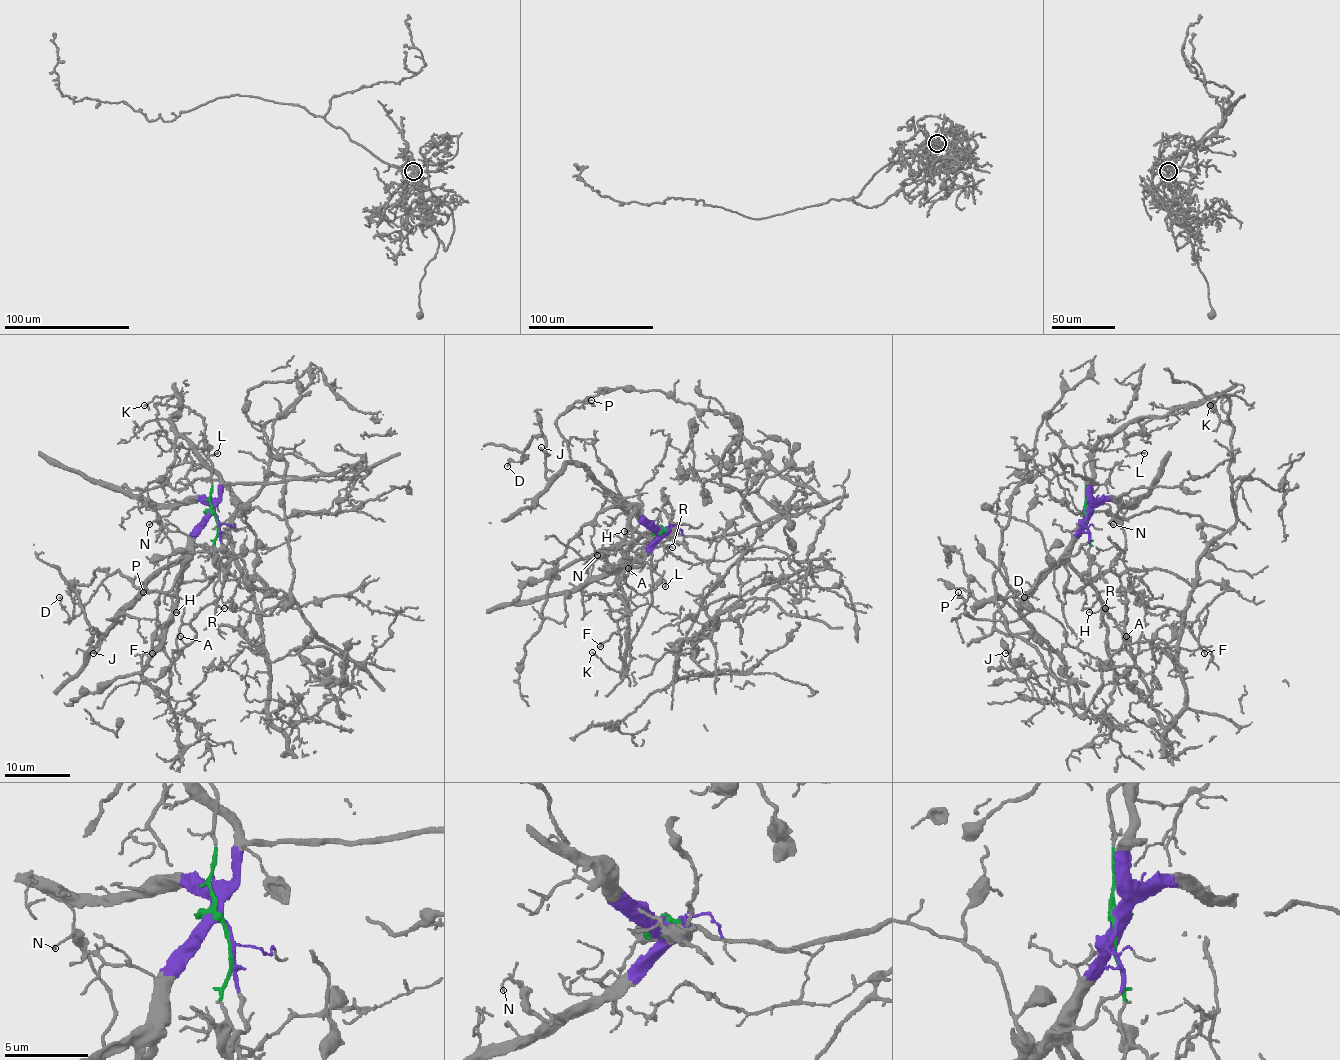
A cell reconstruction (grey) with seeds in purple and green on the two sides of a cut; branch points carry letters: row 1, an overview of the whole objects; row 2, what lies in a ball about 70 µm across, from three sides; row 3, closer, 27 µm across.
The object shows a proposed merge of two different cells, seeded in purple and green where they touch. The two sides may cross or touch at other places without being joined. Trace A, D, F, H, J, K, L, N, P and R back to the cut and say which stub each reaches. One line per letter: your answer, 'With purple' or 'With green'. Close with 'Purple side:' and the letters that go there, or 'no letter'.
A: With green
D: With purple
F: With green
H: With purple
J: With purple
K: With green
L: With green
N: With green
P: With purple
R: With green
Purple side: D, H, J, P

